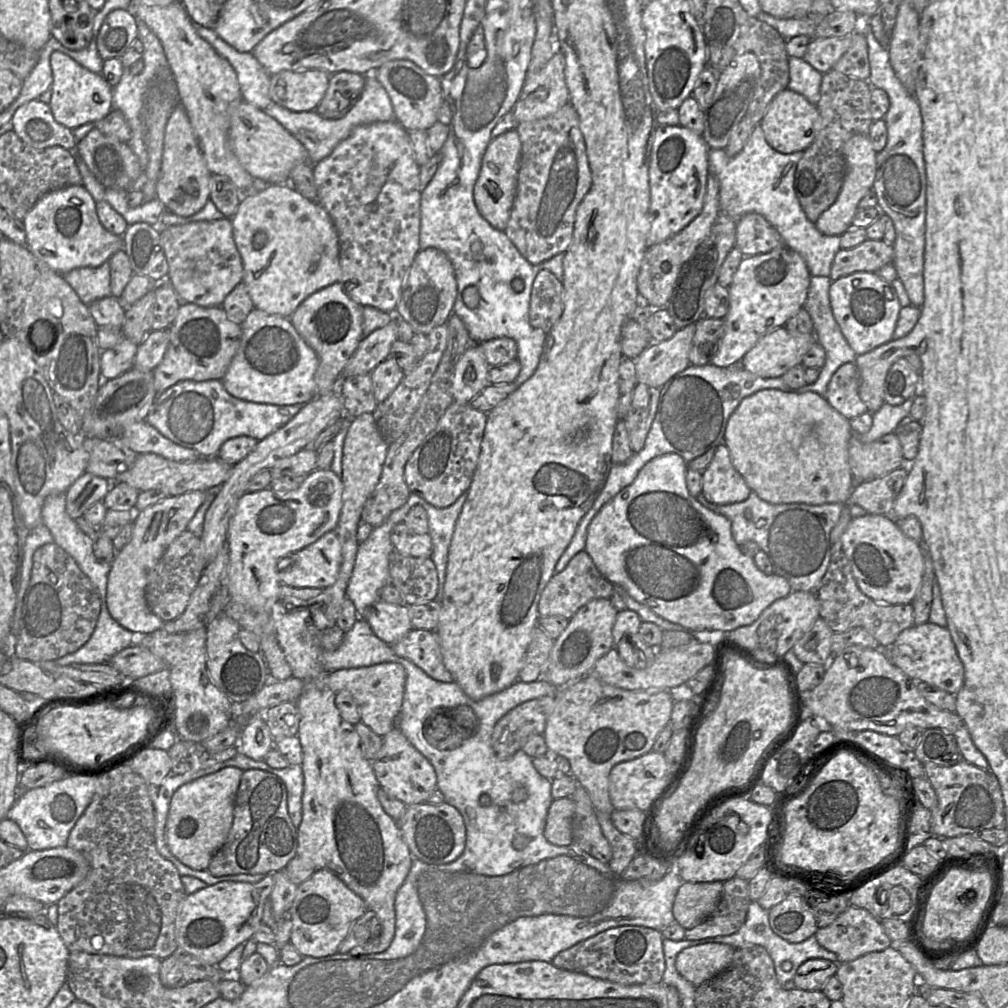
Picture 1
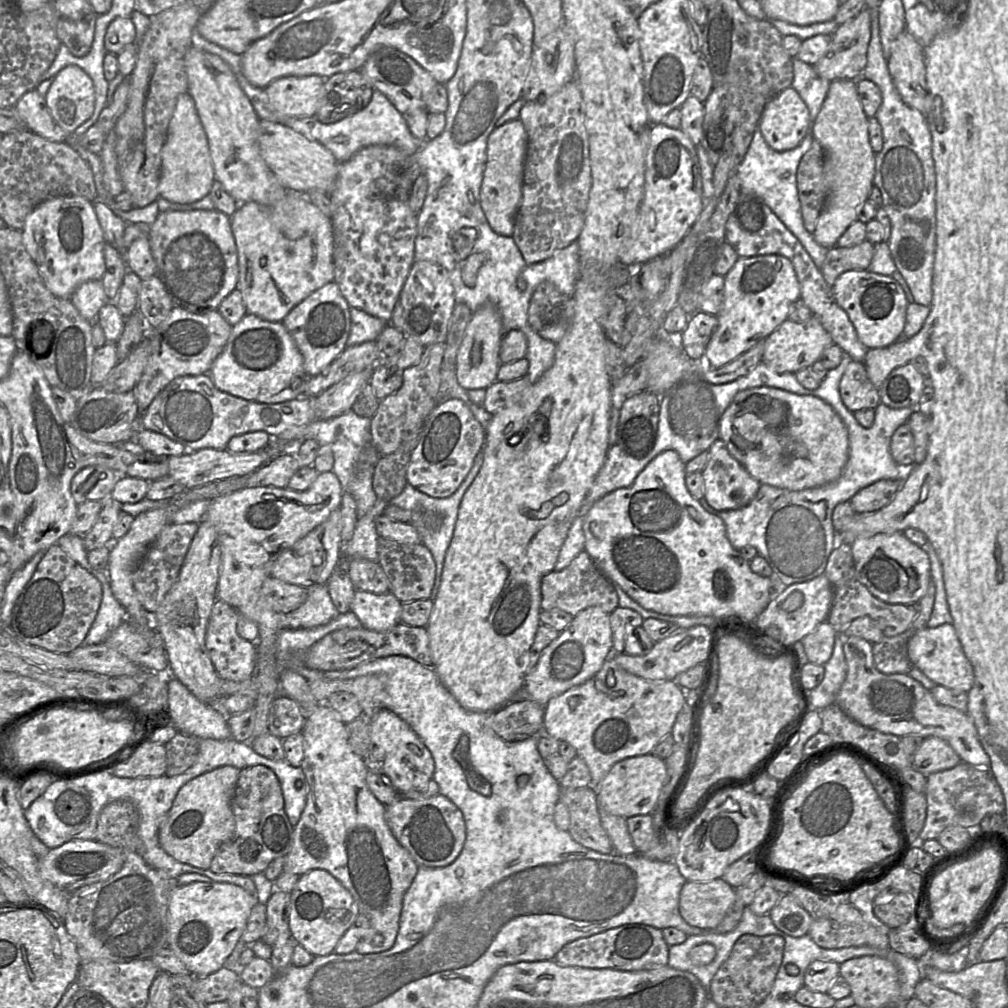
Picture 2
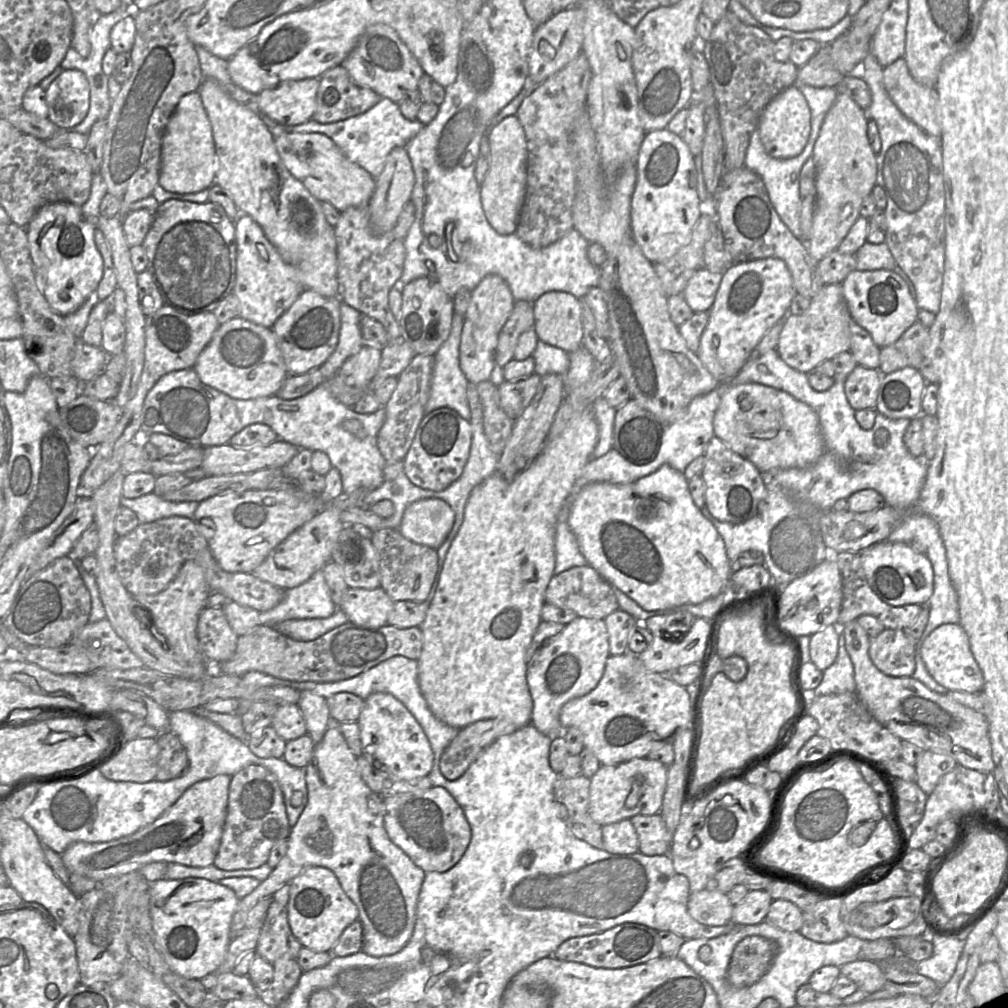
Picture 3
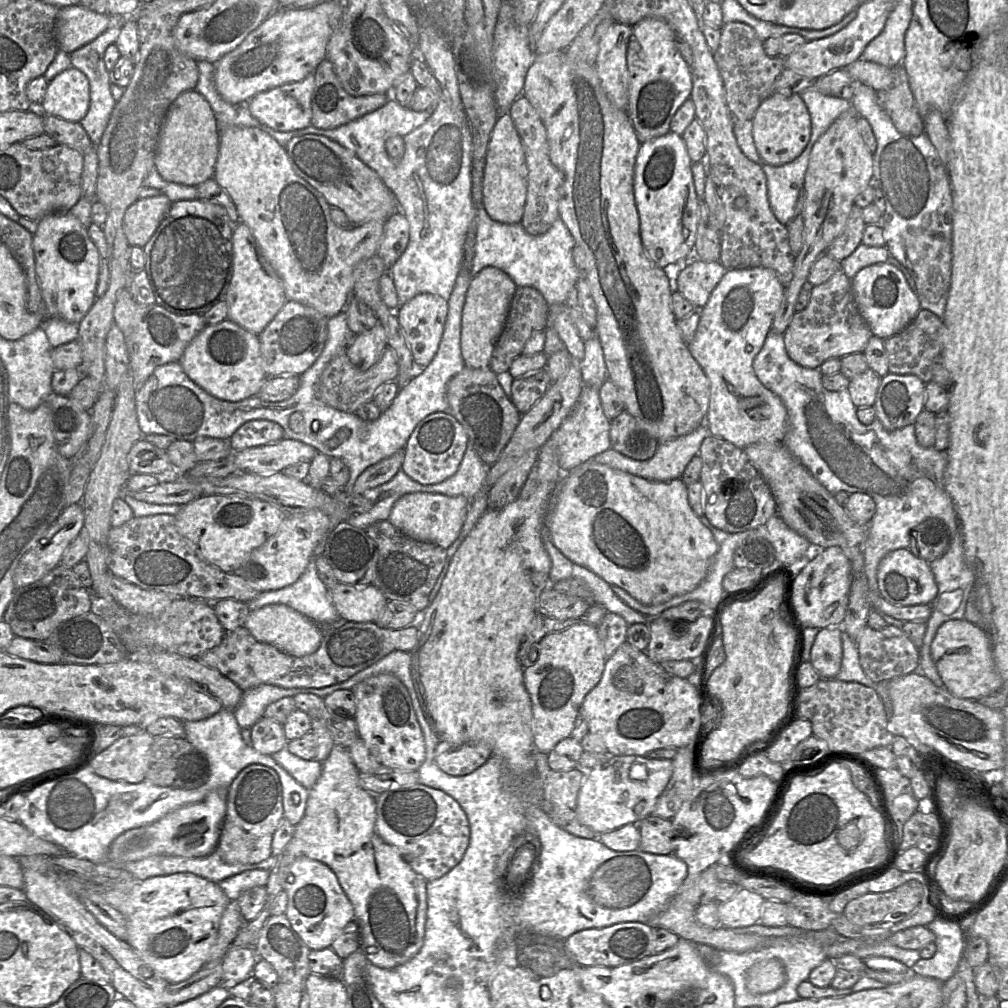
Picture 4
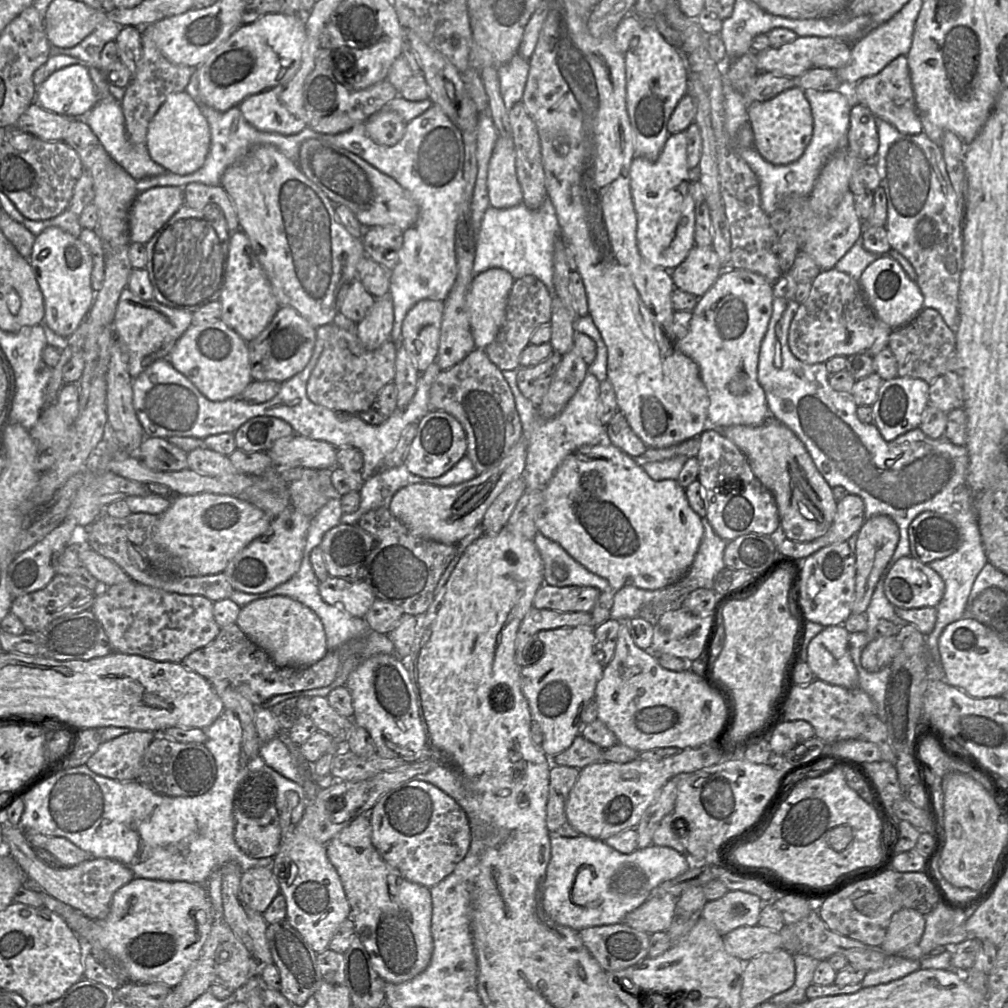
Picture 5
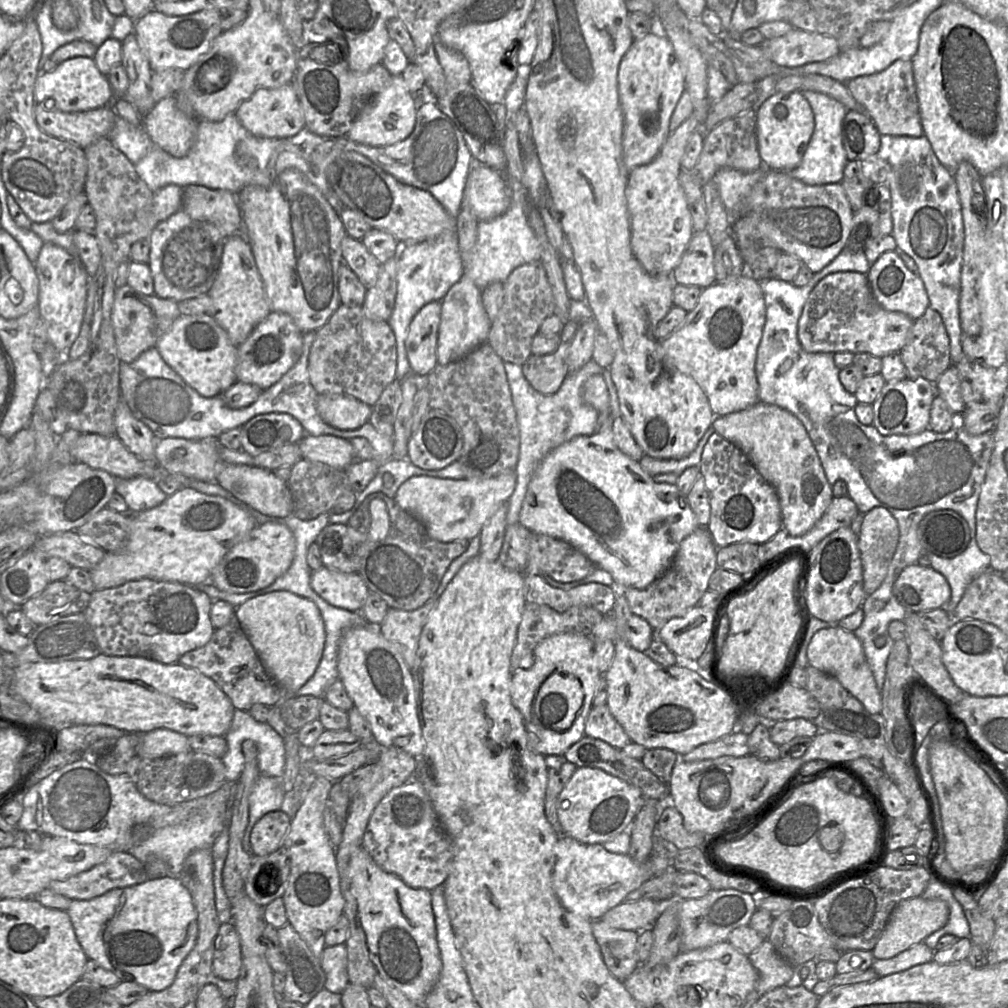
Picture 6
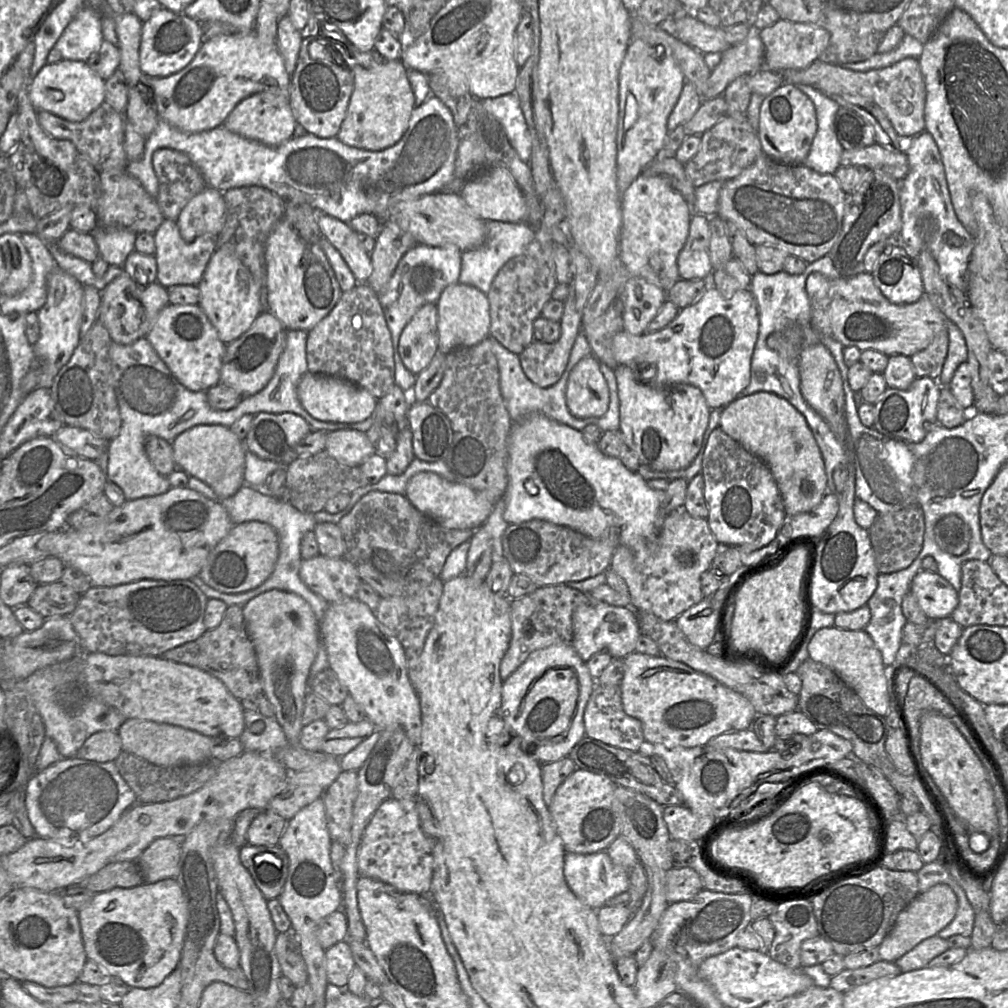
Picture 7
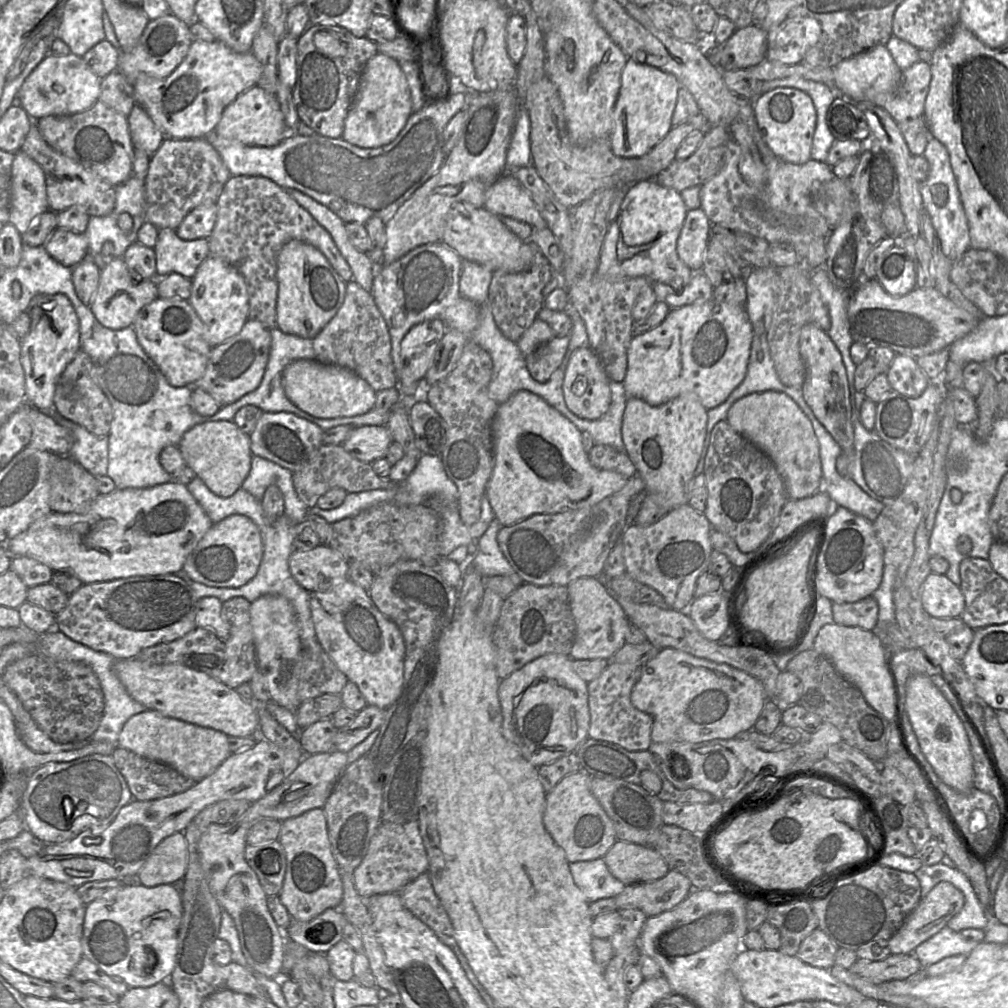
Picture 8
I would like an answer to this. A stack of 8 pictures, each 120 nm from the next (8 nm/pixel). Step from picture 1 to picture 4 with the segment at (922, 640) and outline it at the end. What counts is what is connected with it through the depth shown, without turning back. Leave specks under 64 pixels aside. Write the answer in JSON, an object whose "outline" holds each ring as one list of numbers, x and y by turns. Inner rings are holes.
{"outline":[[965,619,949,620,938,628,931,644,931,656,944,687,956,697,980,699,1002,688,989,636,982,627]]}

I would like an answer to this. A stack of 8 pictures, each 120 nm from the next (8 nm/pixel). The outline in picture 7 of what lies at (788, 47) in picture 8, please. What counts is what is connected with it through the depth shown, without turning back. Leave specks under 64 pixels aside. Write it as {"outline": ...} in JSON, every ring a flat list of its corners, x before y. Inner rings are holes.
{"outline":[[781,19,761,30,760,37,764,45,764,65,771,71,806,68,819,59,830,41,830,34,822,27]]}

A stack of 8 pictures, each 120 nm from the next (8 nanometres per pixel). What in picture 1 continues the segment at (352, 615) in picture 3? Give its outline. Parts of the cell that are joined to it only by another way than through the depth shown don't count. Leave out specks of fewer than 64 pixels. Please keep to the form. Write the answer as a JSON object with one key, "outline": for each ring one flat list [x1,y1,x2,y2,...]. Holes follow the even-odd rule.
{"outline":[[379,599,365,610,363,619,379,639,393,645,413,629,409,607,386,603]]}

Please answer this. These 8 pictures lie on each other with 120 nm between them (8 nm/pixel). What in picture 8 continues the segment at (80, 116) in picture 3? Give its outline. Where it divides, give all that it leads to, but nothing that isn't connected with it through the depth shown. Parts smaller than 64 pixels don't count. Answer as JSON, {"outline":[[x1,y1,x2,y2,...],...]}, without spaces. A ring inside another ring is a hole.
{"outline":[[69,53,63,56,48,54,23,82,17,103,35,121,45,116,73,115,92,107,100,97,101,78,82,57]]}

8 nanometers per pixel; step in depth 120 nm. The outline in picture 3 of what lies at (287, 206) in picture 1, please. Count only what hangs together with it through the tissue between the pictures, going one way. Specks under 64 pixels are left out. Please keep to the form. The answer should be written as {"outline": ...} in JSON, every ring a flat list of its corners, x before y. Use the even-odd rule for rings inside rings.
{"outline":[[240,213,234,222,236,240,236,277,233,293,240,302,239,317,254,324,272,328,276,320,287,311,305,290,295,267,286,263,265,236,262,228,249,216]]}

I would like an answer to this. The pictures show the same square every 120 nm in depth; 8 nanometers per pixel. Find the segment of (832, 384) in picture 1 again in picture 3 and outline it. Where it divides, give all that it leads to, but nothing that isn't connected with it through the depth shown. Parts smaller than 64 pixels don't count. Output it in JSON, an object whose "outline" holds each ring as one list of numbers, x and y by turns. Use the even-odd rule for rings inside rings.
{"outline":[[857,365,845,379,845,394,851,407,857,411,875,409,882,374,879,370]]}

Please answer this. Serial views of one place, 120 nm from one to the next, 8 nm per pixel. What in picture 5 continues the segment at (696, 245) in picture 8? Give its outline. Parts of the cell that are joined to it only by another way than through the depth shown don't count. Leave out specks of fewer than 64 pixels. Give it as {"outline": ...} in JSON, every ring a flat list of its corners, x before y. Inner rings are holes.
{"outline":[[695,245,690,250,686,259,675,269,669,271,674,288,678,288,700,298,713,286,723,272,723,266,712,247,699,247]]}

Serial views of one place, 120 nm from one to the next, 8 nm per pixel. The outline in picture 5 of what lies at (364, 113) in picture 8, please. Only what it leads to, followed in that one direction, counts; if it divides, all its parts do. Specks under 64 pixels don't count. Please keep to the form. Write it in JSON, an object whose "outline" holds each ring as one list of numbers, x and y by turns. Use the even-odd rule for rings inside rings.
{"outline":[[381,109,364,123,367,135,383,146,397,144,402,139,407,124,398,113,389,109]]}

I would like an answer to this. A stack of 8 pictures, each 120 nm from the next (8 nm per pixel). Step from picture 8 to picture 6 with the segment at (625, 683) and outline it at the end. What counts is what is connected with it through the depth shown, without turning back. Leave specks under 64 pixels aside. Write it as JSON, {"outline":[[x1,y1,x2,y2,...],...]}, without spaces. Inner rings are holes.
{"outline":[[606,704,592,706,585,722,585,735,622,749,631,739,613,717]]}

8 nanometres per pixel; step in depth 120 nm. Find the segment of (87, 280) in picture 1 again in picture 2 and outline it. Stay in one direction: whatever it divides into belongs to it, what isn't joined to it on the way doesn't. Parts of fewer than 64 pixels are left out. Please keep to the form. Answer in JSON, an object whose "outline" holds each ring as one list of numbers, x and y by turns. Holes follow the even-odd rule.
{"outline":[[102,279,82,283,70,299,80,315,89,322,95,322,100,308,110,301,105,294]]}

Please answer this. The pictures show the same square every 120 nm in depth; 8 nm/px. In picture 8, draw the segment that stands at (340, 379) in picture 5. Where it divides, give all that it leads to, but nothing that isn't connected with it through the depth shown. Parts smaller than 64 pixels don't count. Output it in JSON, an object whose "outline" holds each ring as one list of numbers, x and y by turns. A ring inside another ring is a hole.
{"outline":[[354,280,346,282,346,293,341,307,312,340,312,347,315,360,322,364,336,365,354,371,376,392,397,385,387,324,372,293,364,290]]}

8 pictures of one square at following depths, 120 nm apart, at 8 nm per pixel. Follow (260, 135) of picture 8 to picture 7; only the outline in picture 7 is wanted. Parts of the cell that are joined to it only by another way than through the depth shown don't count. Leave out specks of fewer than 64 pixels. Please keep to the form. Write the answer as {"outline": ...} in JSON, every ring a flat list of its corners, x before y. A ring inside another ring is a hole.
{"outline":[[263,91,252,94,240,101,228,115,223,125,231,132,242,137,271,147,277,147,294,137,296,123,289,98,282,94]]}

